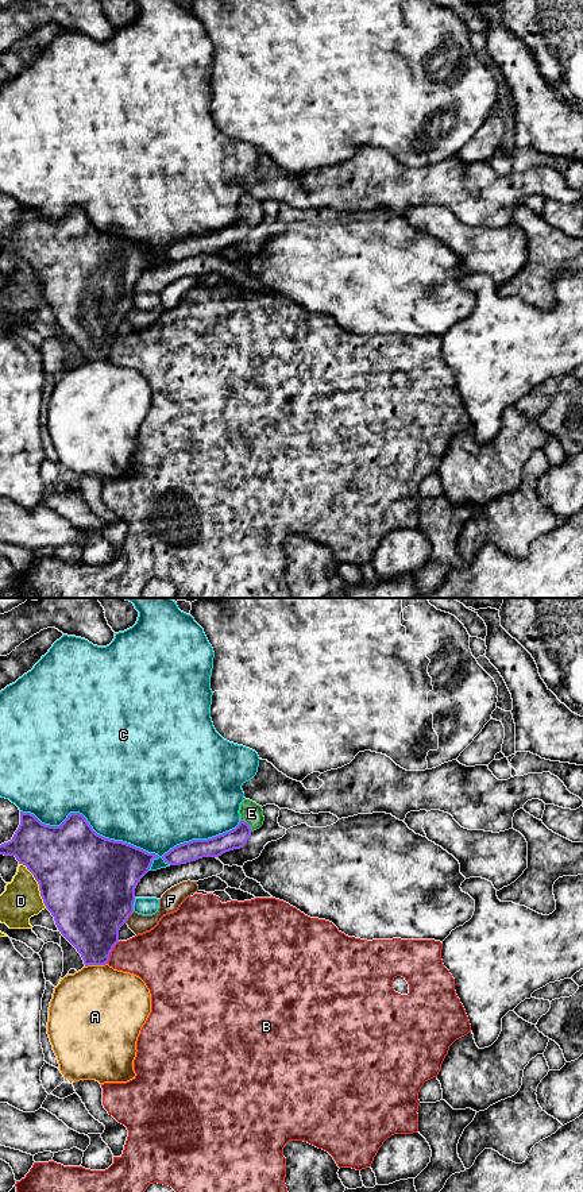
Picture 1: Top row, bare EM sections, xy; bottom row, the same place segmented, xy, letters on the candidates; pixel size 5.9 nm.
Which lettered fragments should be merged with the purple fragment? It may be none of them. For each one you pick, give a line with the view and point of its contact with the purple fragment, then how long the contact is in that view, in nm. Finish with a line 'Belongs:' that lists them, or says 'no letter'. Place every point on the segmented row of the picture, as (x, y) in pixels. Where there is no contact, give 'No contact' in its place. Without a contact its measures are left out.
E: Touches purple at xy (247, 824). Shared border 110 nm
Belongs: E

